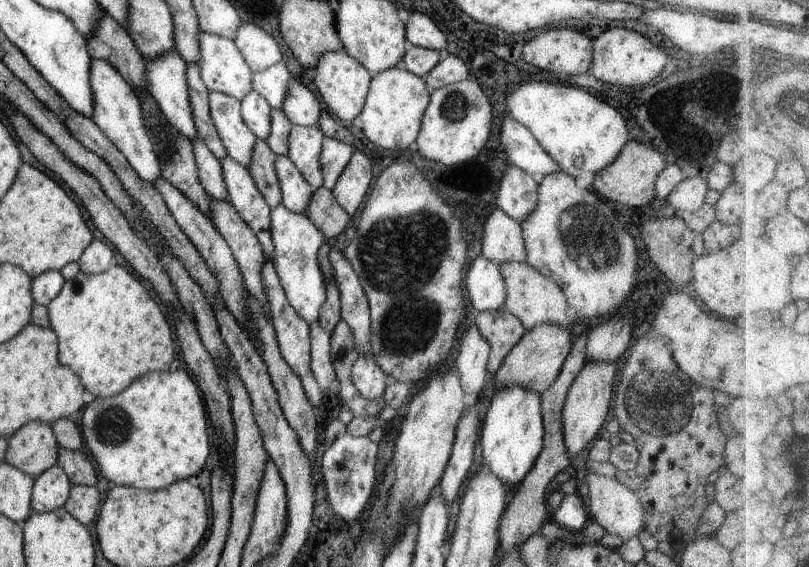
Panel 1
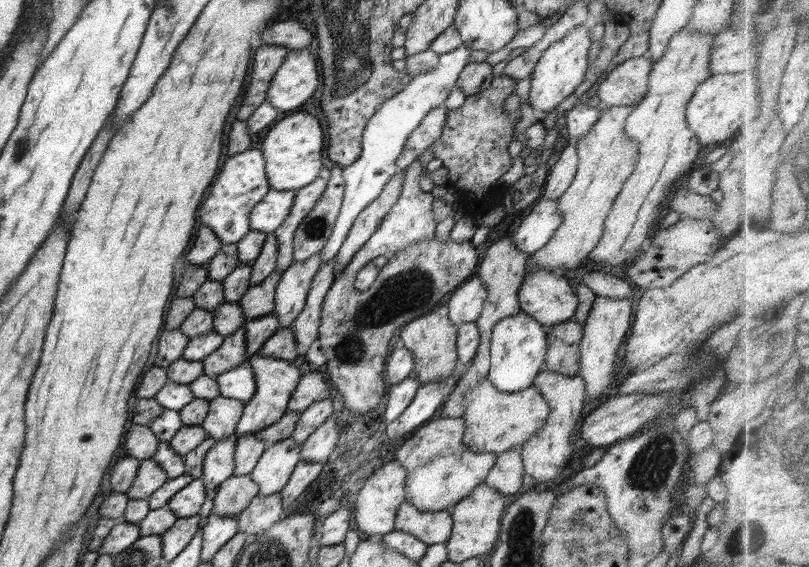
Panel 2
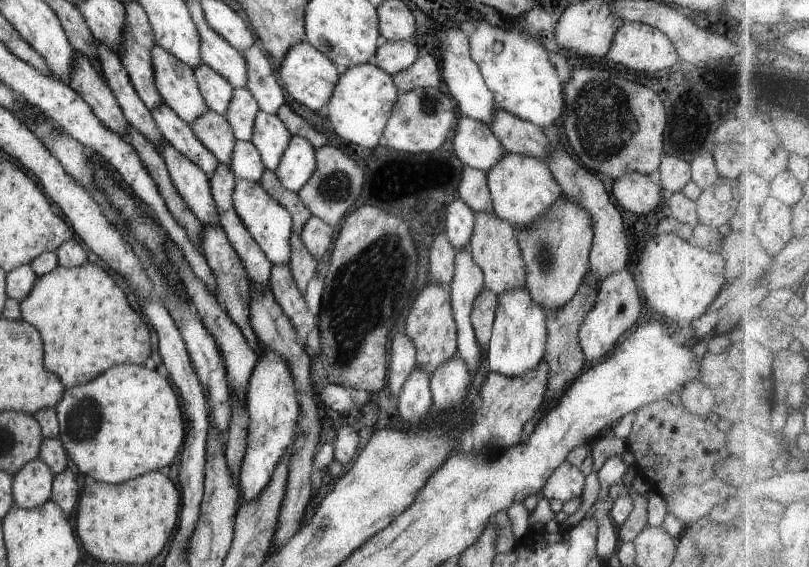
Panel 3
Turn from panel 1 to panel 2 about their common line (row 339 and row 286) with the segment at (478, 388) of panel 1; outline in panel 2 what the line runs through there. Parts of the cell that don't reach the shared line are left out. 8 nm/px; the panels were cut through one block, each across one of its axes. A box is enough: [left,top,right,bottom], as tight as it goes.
[448,275,488,329]

